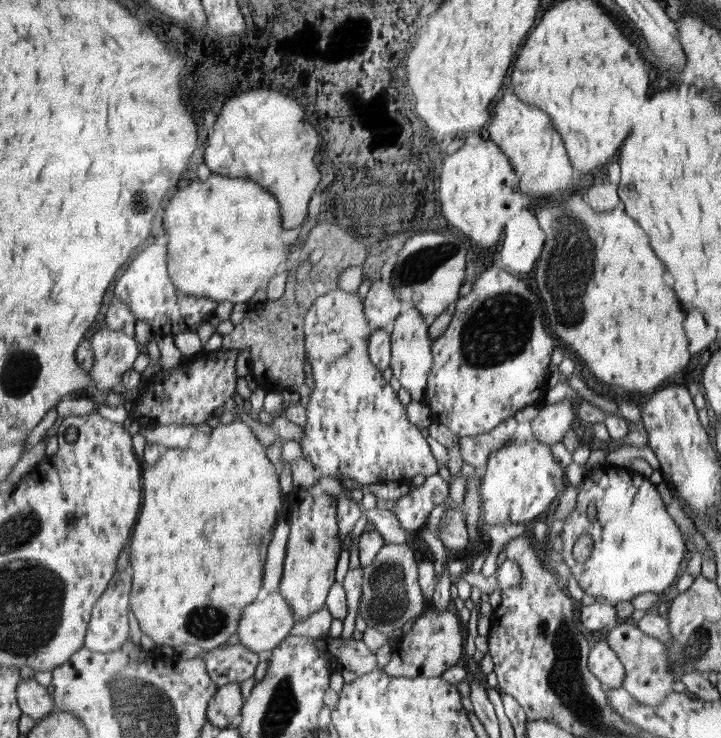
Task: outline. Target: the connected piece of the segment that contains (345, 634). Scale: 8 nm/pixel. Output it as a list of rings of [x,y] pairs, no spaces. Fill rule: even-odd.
[[[363,567],[350,569],[342,582],[347,598],[347,615],[343,618],[341,638],[348,640],[355,631],[354,622],[358,618],[360,597],[362,596]]]

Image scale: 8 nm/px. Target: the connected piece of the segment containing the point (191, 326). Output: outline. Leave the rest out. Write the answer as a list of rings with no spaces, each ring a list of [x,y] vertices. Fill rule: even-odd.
[[[152,242],[142,248],[128,269],[120,275],[120,281],[116,282],[114,297],[120,298],[126,303],[138,320],[146,320],[150,324],[155,335],[175,337],[180,331],[194,331],[198,324],[211,320],[217,303],[208,298],[197,298],[176,292],[176,286],[172,284],[167,267],[168,248],[166,244]]]

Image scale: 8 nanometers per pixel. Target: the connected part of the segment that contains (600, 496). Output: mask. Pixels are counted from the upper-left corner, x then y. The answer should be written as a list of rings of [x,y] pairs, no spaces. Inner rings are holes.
[[[610,466],[610,468],[601,467],[593,473],[588,471],[578,488],[580,493],[578,493],[576,506],[566,518],[566,523],[560,533],[563,540],[561,553],[564,562],[570,567],[572,576],[578,580],[578,584],[584,589],[585,594],[590,594],[599,601],[616,605],[617,602],[632,600],[644,592],[655,592],[657,595],[661,595],[663,590],[670,588],[683,570],[689,546],[682,538],[682,532],[678,529],[676,522],[668,514],[657,485],[650,482],[650,479],[646,480],[646,477],[636,473],[630,467]],[[590,504],[596,506],[594,520],[588,520]],[[581,534],[590,534],[594,539],[592,554],[582,563],[577,562],[572,555],[574,544]]]

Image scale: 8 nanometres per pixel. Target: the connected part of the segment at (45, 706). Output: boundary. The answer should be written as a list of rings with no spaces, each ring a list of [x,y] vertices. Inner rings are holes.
[[[26,679],[19,682],[18,703],[24,714],[35,722],[40,722],[54,712],[52,696],[36,679]]]

